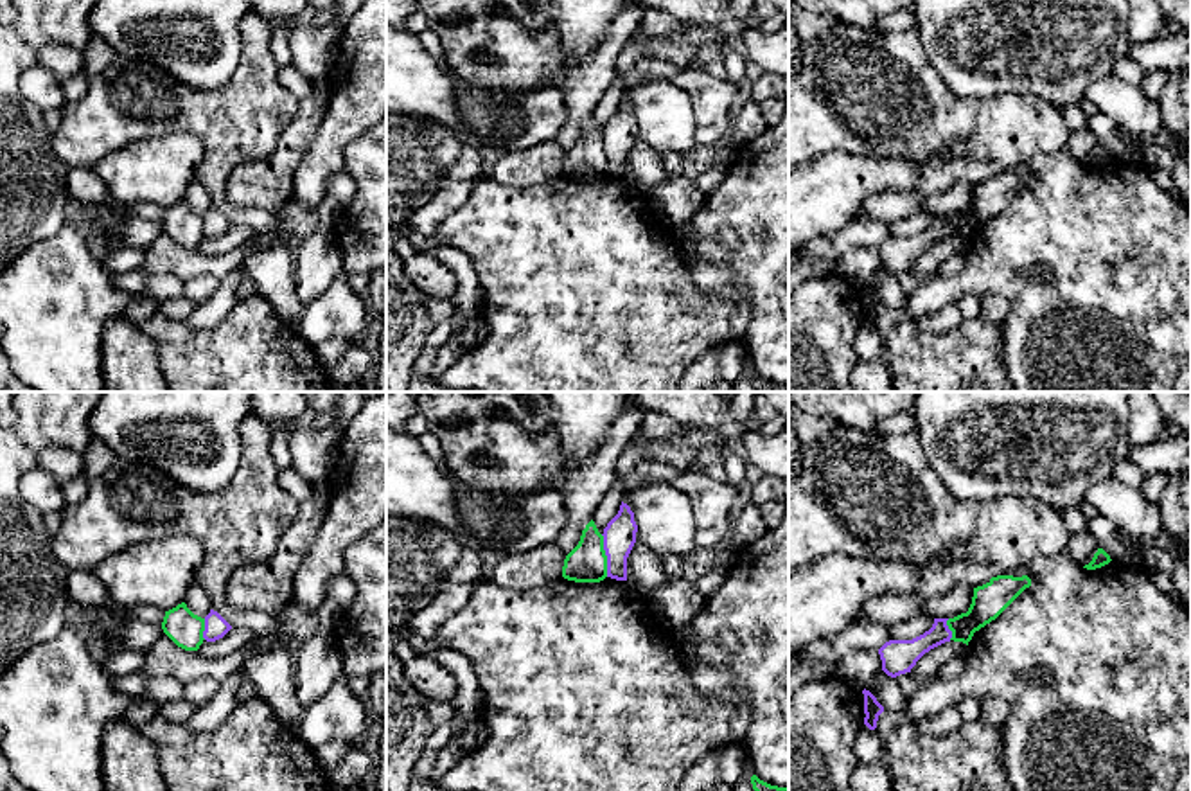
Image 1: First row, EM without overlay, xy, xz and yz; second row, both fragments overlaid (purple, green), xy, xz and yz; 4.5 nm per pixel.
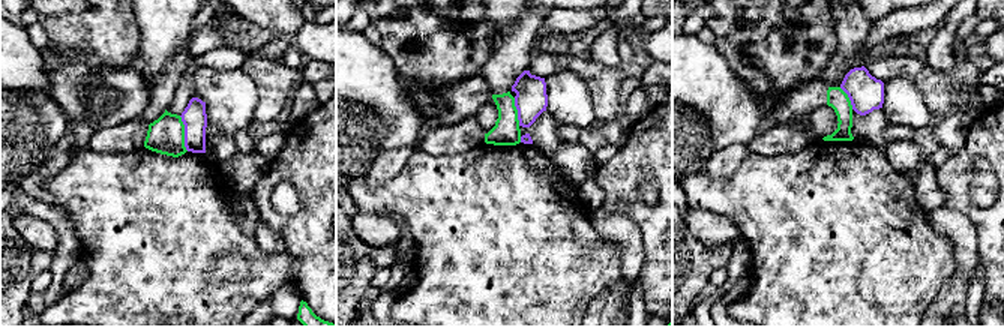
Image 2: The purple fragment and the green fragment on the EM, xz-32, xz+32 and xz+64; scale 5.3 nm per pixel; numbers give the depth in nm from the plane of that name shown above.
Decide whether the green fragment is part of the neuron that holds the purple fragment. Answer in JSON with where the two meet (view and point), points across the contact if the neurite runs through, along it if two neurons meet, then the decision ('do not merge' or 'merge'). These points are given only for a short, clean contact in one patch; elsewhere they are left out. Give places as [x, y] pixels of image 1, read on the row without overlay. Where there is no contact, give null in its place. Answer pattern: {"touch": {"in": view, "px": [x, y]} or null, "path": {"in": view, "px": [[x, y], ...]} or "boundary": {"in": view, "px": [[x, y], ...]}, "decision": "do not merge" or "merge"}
{"touch": {"in": "xz", "px": [606, 151]}, "boundary": {"in": "xz", "px": [[600, 132], [608, 173]]}, "decision": "do not merge"}

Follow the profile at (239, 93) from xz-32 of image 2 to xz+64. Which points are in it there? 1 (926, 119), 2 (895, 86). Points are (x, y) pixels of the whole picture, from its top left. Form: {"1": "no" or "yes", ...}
{"1": "yes", "2": "yes"}

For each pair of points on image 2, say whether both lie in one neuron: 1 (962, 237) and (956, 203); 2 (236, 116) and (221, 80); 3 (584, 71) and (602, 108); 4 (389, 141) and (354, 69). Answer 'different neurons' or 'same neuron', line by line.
1: different neurons
2: same neuron
3: same neuron
4: same neuron

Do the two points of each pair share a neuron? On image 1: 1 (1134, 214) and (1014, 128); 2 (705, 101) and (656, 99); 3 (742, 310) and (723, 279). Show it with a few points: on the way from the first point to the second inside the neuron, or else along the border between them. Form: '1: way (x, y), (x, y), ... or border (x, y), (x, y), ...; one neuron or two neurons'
1: border (1064, 148), (1035, 155); two neurons
2: border (669, 81), (690, 101), (696, 142); two neurons
3: way (739, 302), (726, 286); one neuron

